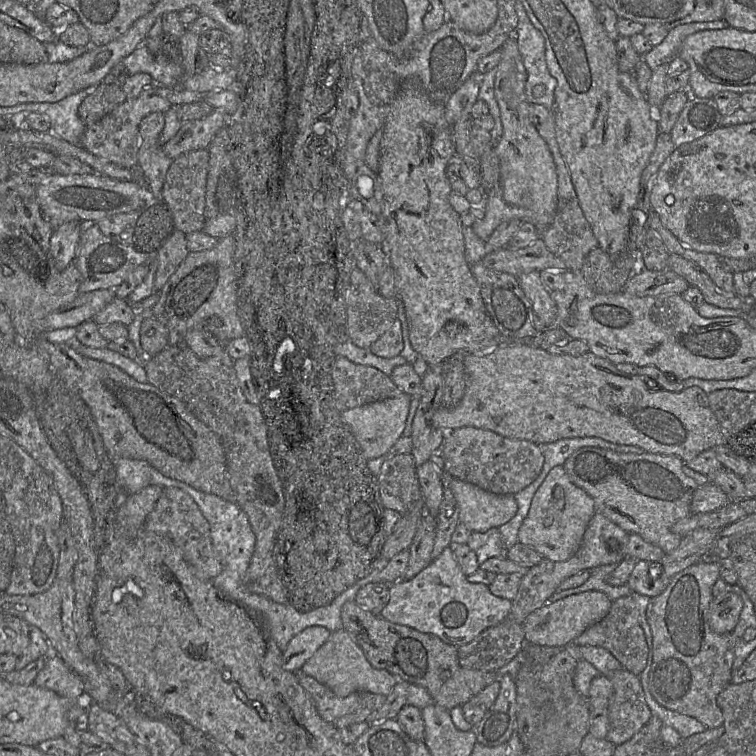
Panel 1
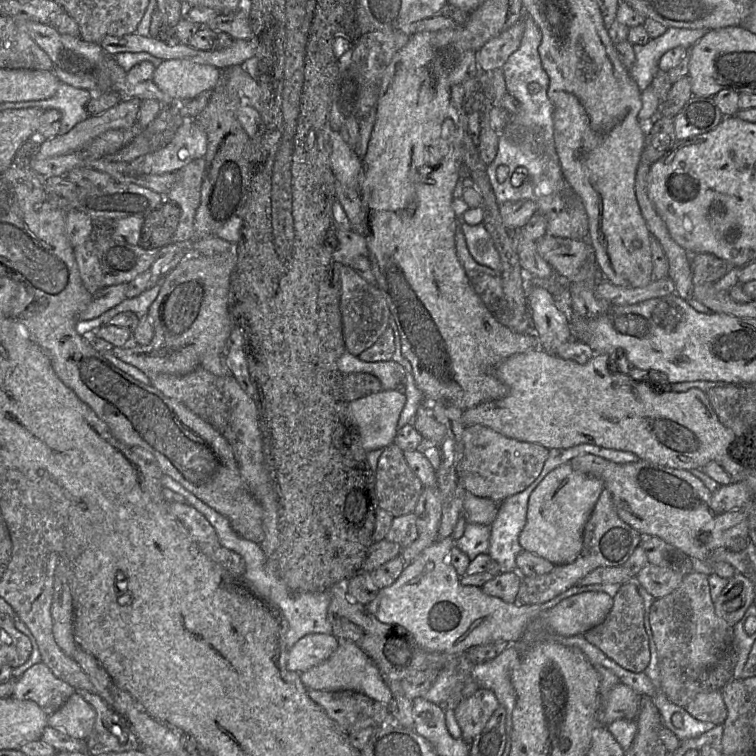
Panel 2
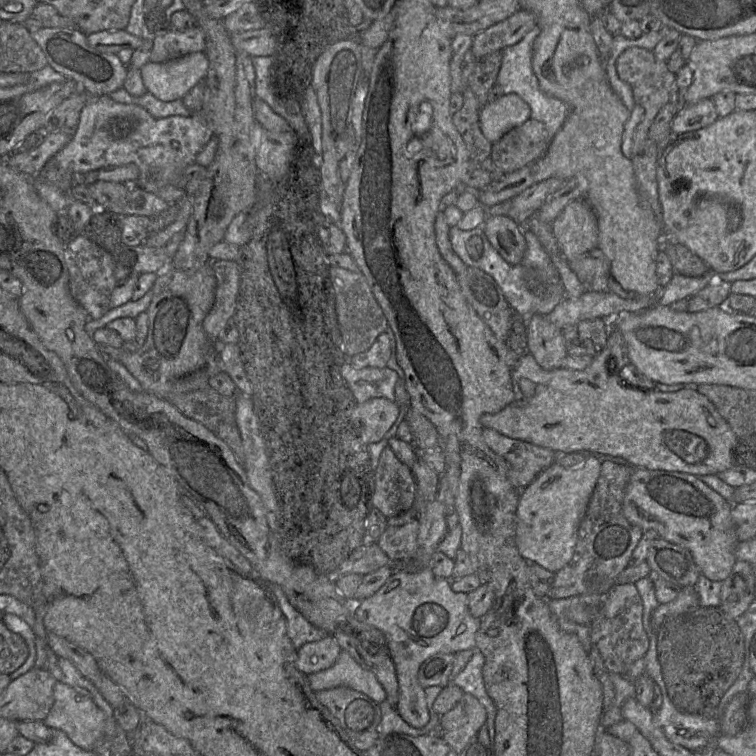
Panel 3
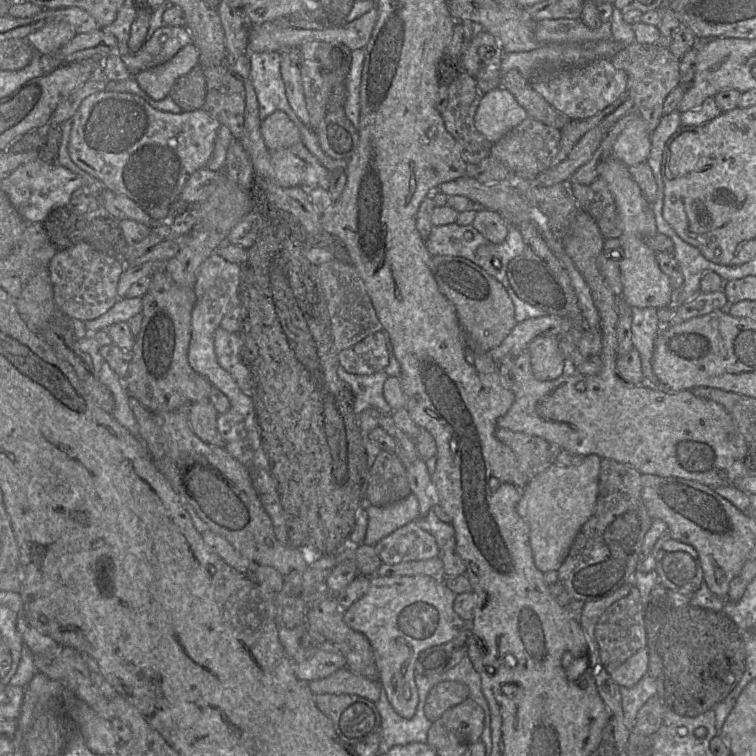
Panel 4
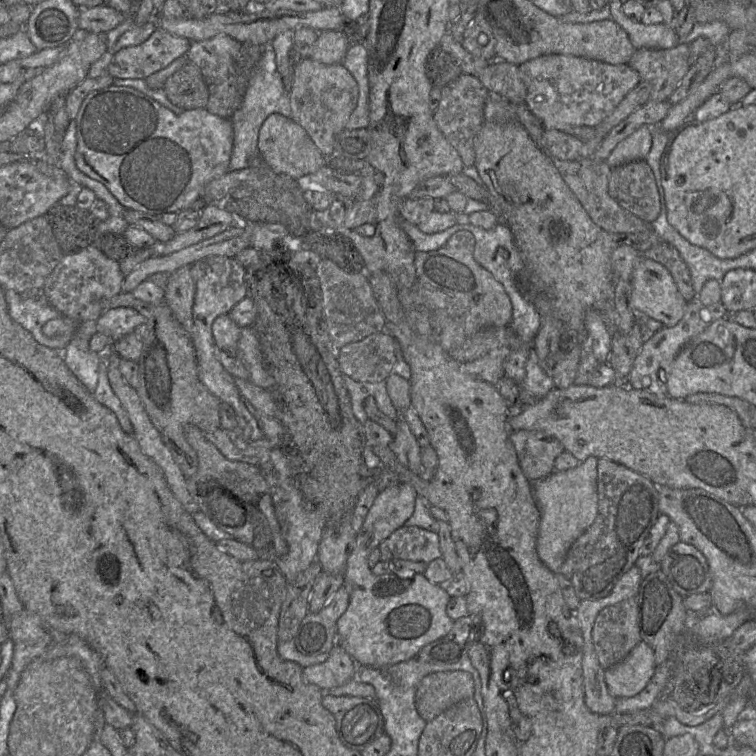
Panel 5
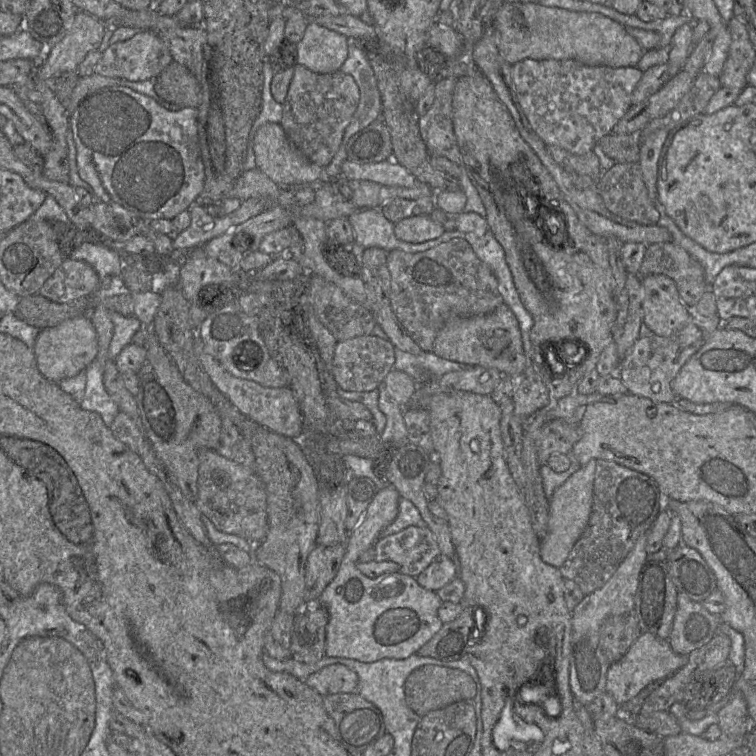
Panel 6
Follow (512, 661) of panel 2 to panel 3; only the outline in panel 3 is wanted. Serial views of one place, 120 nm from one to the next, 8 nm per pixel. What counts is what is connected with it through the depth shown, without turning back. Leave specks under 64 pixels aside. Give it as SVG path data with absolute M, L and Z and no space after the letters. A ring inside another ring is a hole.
M474 650L464 669L451 680L451 683L459 686L464 693L475 696L483 705L487 712L486 725L493 745L496 707L484 686L482 675L484 662L484 655L478 650Z

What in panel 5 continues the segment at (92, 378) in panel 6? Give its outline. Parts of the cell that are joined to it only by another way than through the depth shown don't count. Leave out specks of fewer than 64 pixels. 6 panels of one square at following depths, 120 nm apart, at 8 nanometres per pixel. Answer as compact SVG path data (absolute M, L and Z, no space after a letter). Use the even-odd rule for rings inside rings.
M102 359L98 367L98 381L93 397L115 414L121 428L126 433L133 434L133 426L129 416L110 386L107 366L108 360Z

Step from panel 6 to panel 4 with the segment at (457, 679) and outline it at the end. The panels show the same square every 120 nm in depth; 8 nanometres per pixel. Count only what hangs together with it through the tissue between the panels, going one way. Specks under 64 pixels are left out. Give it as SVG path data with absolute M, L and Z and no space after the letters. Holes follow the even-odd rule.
M441 681L429 691L424 713L431 722L436 721L448 709L460 704L469 697L469 688L458 681Z

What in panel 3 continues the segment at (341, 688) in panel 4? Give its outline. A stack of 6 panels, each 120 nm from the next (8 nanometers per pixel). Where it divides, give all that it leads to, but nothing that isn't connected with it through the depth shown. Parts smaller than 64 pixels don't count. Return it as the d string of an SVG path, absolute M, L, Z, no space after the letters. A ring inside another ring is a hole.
M341 650L332 666L308 674L307 679L314 692L345 686L367 695L378 704L387 697L375 674L357 663L345 650Z

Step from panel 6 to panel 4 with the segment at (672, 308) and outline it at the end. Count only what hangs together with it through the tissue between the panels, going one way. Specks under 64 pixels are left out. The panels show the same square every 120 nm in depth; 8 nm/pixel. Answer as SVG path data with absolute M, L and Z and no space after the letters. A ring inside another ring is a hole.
M609 156L601 165L598 177L602 178L611 192L621 224L620 245L623 258L620 261L622 293L620 298L631 308L670 307L672 288L667 276L660 270L655 259L656 252L648 247L646 239L657 231L652 204L643 196L638 184L632 178L628 166Z

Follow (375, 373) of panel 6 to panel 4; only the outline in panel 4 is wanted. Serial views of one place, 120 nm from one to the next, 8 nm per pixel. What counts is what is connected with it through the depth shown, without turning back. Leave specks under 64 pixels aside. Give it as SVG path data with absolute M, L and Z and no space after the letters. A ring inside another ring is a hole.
M376 332L358 344L338 353L339 364L348 373L370 375L383 371L389 364L385 335Z

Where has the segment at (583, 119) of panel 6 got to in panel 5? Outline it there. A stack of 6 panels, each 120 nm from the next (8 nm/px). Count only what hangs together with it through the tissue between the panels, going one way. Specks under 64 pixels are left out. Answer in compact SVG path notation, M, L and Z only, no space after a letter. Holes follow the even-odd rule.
M542 55L518 67L527 91L524 103L544 130L565 131L574 126L595 128L641 81L638 72L628 63L613 65L572 55Z

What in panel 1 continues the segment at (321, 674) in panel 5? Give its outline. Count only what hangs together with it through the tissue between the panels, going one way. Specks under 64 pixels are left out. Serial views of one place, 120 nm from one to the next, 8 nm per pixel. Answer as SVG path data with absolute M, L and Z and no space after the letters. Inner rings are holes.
M310 626L295 635L282 652L282 668L296 672L327 641L331 632L323 626Z

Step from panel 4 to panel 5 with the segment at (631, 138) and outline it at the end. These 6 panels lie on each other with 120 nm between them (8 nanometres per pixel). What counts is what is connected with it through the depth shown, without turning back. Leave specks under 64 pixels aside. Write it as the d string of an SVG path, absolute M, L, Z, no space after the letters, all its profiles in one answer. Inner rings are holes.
M642 125L622 140L605 161L611 168L636 160L645 160L653 142L653 128Z

